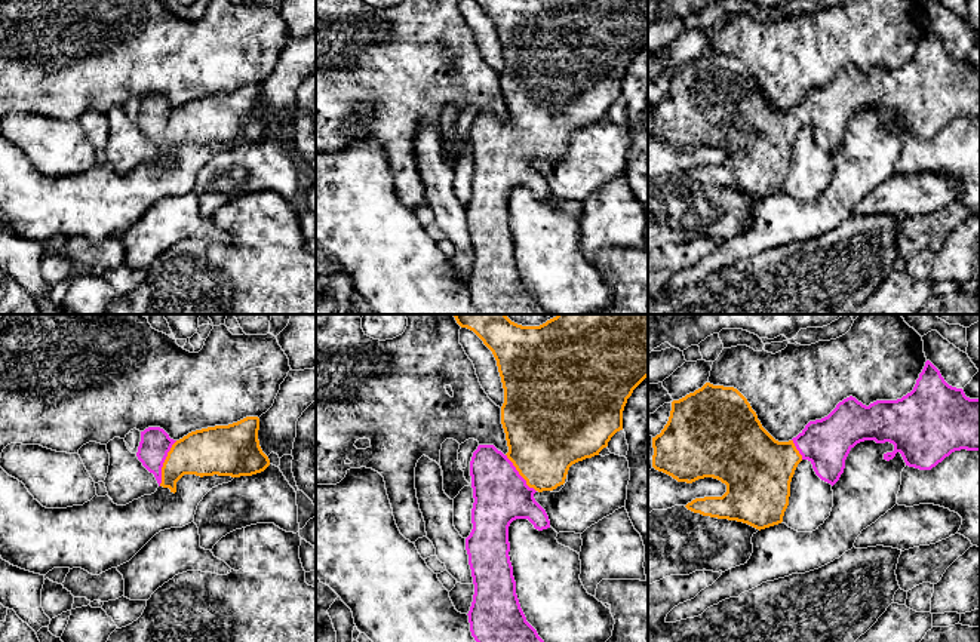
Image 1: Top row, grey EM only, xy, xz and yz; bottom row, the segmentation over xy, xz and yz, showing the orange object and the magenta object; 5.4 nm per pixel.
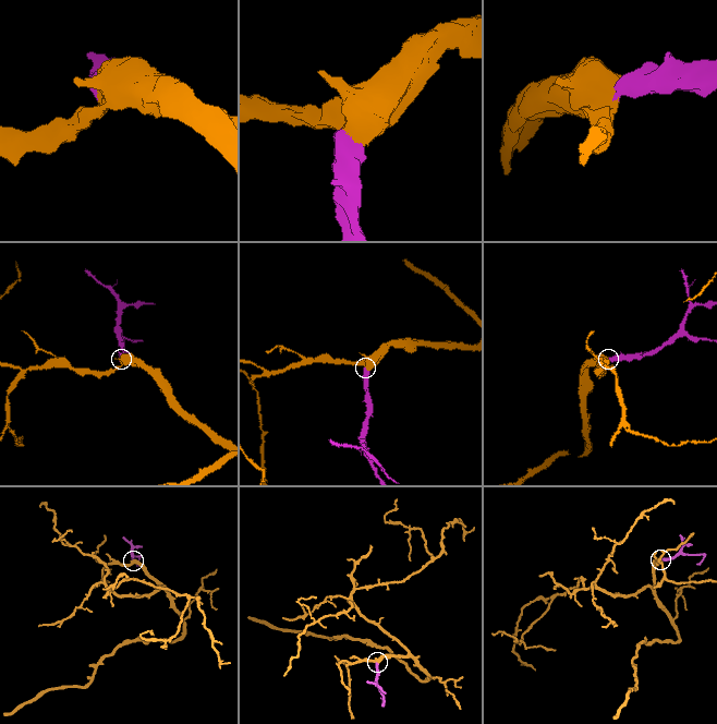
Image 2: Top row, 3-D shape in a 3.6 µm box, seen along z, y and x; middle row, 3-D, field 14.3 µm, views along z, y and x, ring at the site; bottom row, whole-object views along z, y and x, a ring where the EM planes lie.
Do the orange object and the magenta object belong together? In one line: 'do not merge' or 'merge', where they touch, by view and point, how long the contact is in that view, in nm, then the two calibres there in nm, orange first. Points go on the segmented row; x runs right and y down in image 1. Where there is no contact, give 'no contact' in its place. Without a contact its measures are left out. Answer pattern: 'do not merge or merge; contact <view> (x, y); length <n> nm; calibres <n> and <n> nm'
merge; contact xy (163, 463); length 260 nm; calibres 260 and 160 nm

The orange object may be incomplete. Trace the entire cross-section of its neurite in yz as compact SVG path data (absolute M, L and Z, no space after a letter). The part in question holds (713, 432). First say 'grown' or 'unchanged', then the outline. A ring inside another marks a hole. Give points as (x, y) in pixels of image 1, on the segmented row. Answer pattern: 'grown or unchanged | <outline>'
grown | M927 360L913 390L901 399L876 400L866 406L850 396L839 402L827 417L810 421L792 440L778 442L762 427L756 412L737 388L706 383L694 393L672 402L667 424L660 434L652 437L652 467L678 482L692 483L704 477L721 480L726 485L726 492L722 497L695 498L685 507L703 516L743 522L761 531L783 522L789 506L790 482L802 460L808 460L815 474L833 486L844 473L850 451L864 440L893 443L894 451L884 454L887 461L900 452L906 466L931 470L955 451L980 451L980 399L970 399L962 388L949 385L940 371Z

